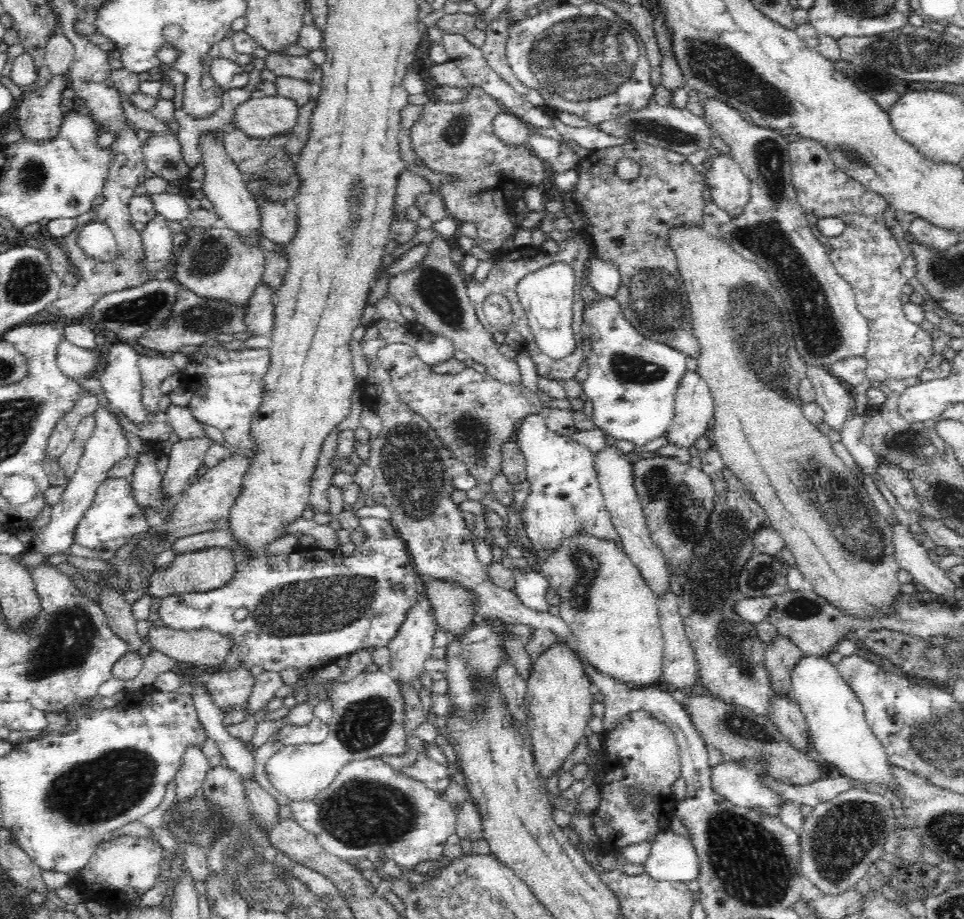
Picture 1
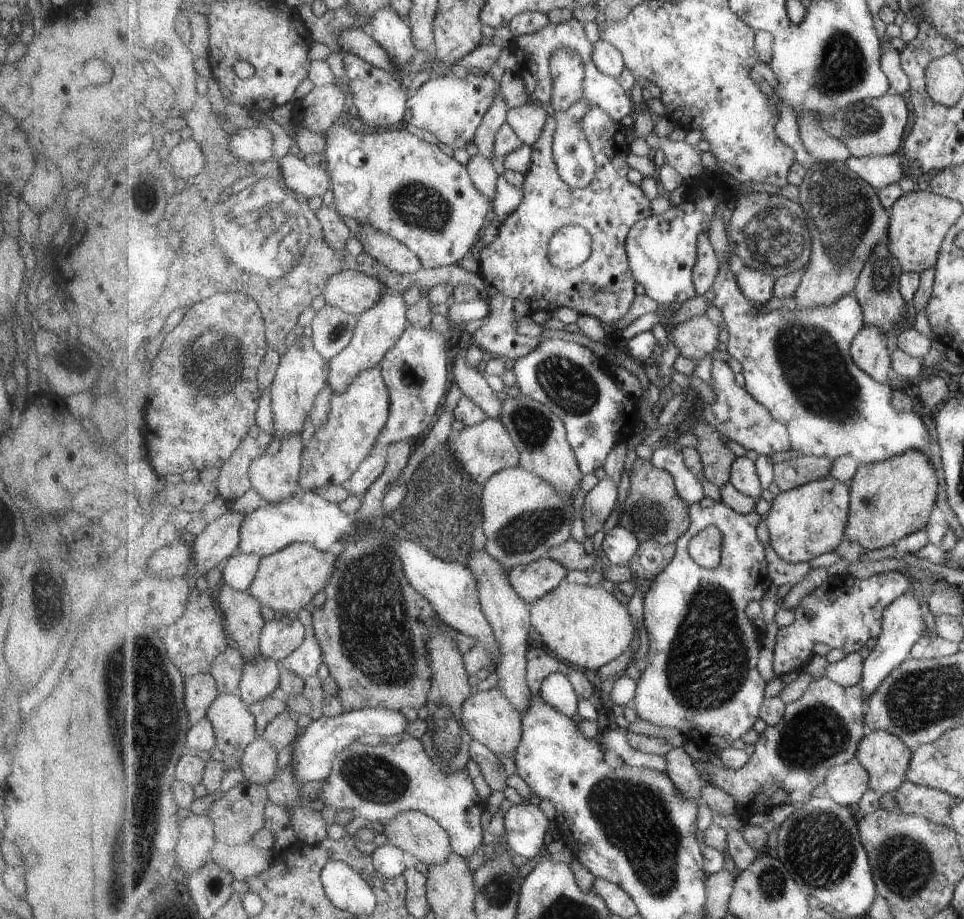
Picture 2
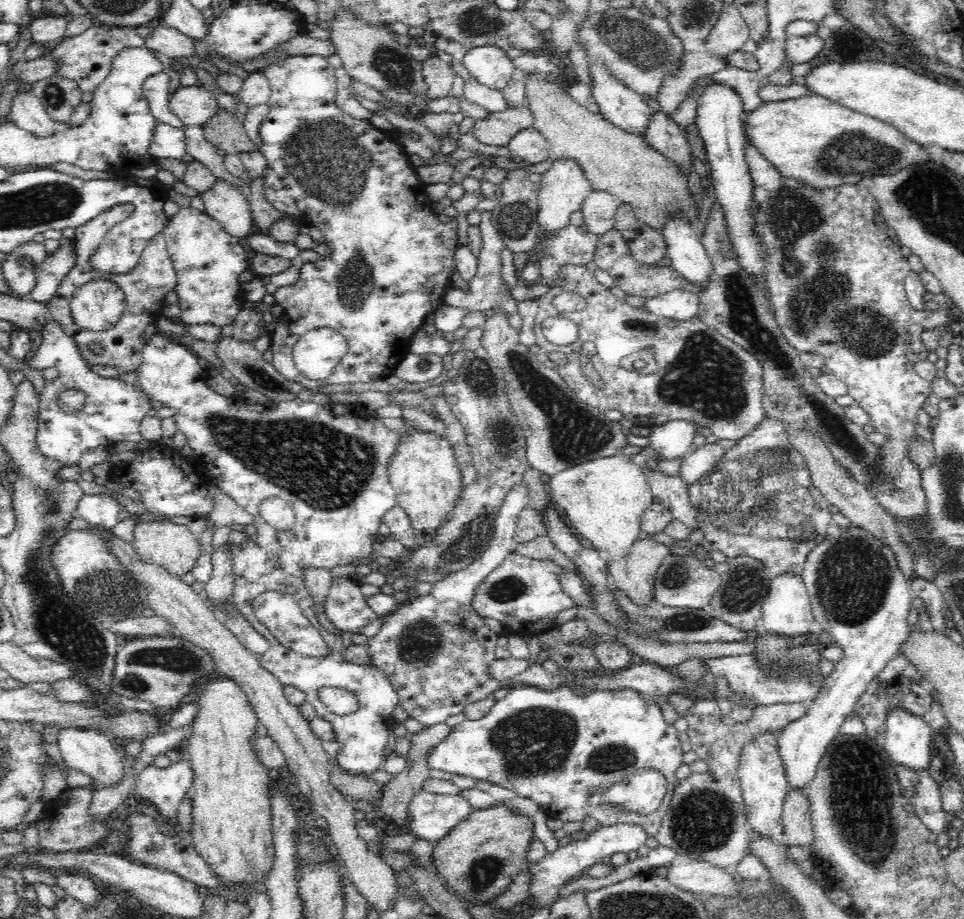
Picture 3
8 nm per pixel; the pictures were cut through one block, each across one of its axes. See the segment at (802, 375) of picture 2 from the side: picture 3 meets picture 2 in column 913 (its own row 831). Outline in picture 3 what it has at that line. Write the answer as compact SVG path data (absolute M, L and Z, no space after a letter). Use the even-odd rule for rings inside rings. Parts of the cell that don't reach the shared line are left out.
M422 789L408 802L409 828L420 840L433 844L445 838L472 810L460 794L437 794Z

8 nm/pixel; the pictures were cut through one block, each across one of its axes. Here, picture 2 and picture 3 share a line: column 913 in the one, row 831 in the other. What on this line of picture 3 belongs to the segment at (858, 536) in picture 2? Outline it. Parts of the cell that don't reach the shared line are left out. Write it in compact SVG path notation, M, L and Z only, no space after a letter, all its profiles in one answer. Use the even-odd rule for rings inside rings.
M504 801L472 810L445 838L433 843L431 858L435 872L443 876L466 903L488 903L503 894L513 879L528 868L526 854L534 842L533 826L529 816L518 814Z

